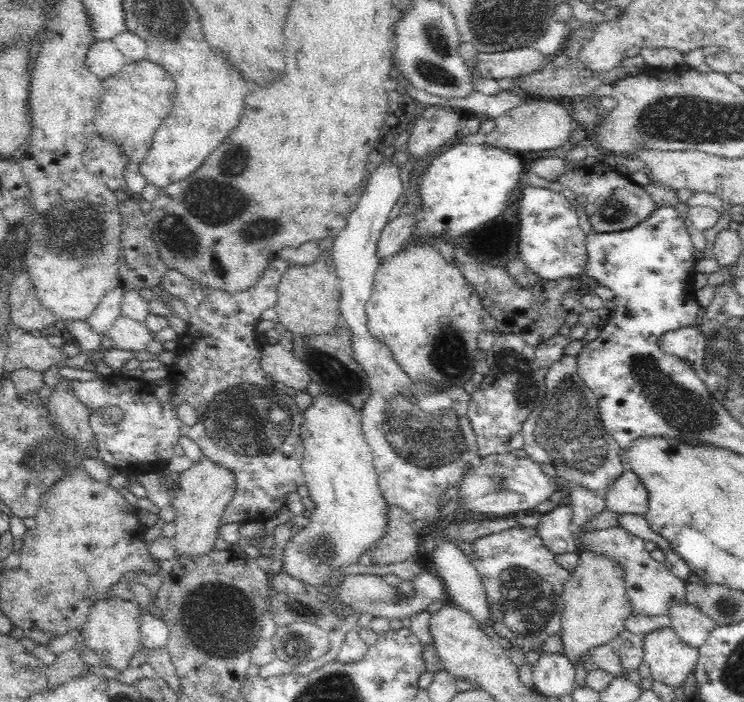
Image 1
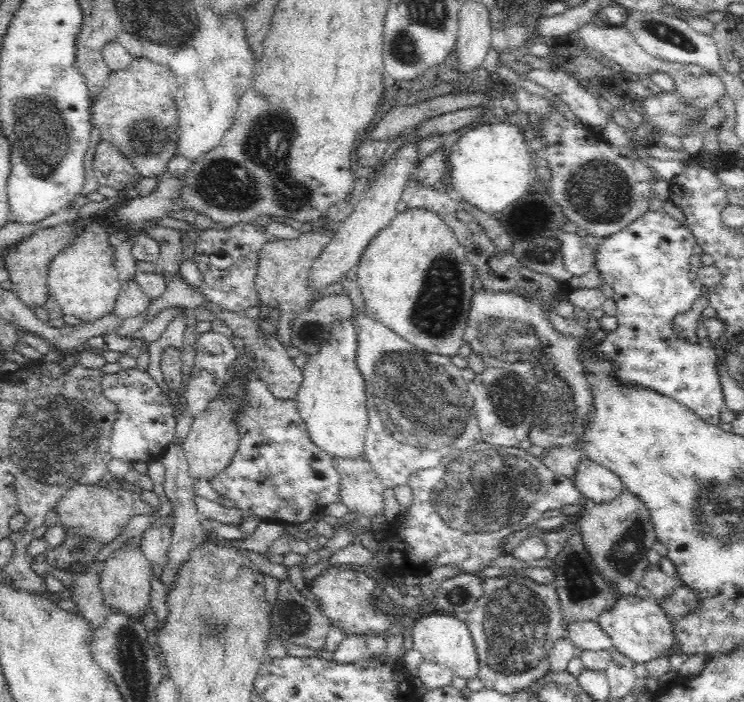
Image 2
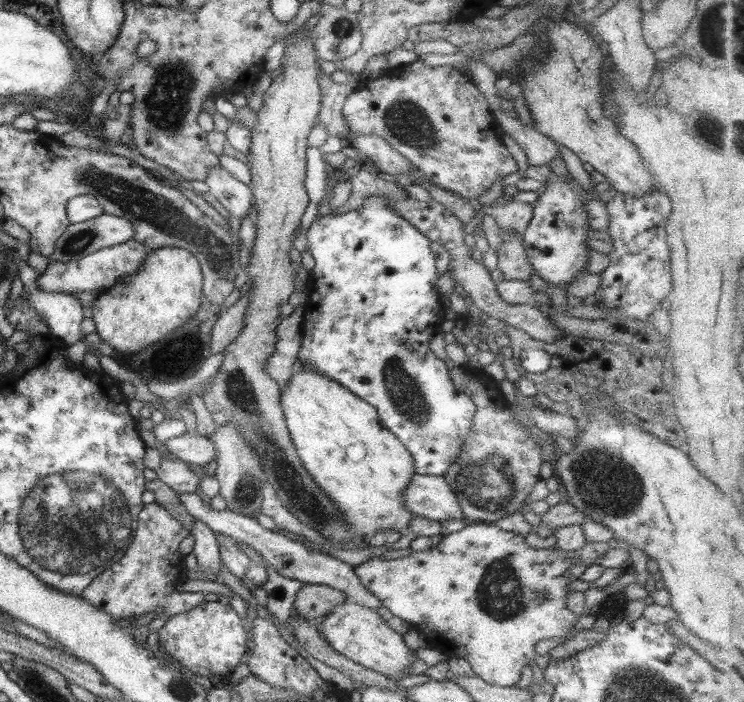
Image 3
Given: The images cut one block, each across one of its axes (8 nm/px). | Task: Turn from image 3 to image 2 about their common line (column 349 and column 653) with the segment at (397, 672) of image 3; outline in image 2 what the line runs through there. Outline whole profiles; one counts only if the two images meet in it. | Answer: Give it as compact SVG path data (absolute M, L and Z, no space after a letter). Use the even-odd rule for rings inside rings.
M630 595L617 599L612 608L602 612L602 616L597 620L598 625L602 627L602 631L612 640L612 650L630 658L635 664L646 664L650 660L660 658L660 656L668 656L669 650L674 644L674 626L672 618L669 618L664 610L659 606L658 602L654 602L650 598L643 599L640 595Z

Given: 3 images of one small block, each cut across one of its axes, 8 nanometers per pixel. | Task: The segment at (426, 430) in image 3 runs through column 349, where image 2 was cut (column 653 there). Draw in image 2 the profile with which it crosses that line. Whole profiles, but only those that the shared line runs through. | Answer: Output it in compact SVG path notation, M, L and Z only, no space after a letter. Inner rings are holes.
M663 208L657 212L646 212L633 220L624 230L598 242L594 250L595 267L602 275L603 283L613 288L615 295L618 326L610 331L592 348L602 359L610 359L614 375L624 385L640 385L652 391L668 396L690 408L701 420L714 426L721 421L721 408L725 404L722 385L718 378L718 355L714 342L724 336L724 321L718 318L700 318L697 321L696 343L680 339L672 329L672 320L676 314L690 310L694 300L700 296L703 287L698 279L698 268L690 263L692 248L695 246L694 235L688 226L682 225L670 217Z

